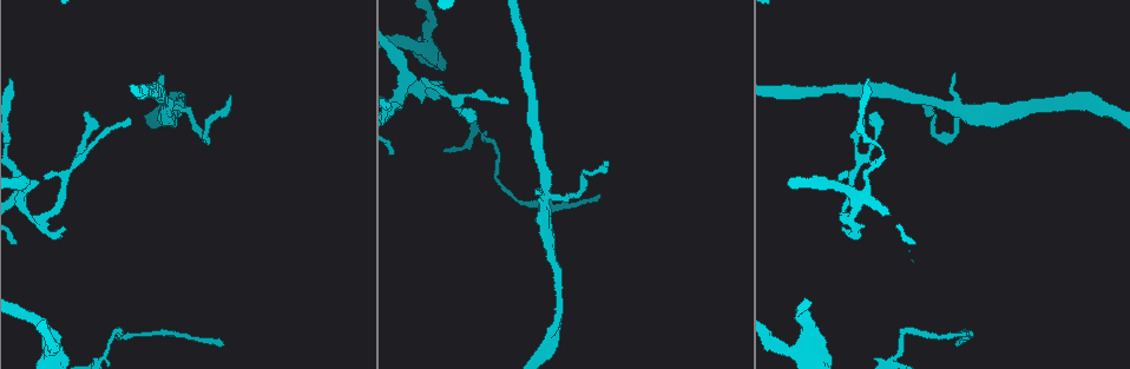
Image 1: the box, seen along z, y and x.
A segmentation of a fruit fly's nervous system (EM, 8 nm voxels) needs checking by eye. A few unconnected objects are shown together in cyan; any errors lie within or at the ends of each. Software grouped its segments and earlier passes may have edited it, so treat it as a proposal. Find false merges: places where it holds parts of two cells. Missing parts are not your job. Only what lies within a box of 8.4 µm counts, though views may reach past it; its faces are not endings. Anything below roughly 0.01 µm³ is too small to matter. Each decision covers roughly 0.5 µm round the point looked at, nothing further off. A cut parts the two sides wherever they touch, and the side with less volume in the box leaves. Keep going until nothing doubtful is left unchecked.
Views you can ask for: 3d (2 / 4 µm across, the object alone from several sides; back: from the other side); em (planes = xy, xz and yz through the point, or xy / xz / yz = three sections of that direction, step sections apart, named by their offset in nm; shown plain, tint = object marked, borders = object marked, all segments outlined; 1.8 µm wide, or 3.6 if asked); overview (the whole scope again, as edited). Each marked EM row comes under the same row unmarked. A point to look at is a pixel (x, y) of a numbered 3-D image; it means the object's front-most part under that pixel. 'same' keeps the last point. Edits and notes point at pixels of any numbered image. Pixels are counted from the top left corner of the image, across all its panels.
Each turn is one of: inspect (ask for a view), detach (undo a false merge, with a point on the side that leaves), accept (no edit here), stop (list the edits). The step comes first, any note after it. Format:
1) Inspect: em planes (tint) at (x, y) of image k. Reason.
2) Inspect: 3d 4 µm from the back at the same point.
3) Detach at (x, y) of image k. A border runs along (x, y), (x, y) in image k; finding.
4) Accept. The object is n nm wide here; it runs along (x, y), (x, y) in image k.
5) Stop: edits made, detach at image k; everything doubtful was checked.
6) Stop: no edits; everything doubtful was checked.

Inspect: 3d 2 µm at (857, 163) of image 1. A fork.

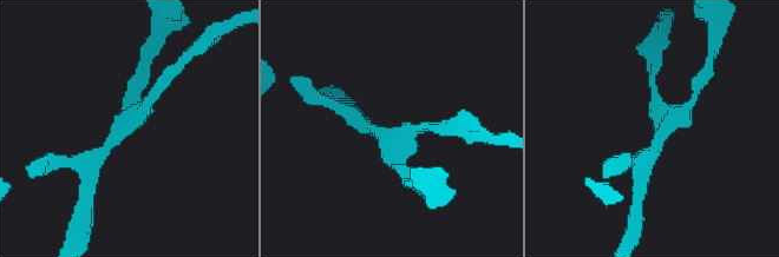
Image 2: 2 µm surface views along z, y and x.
Inspect: em xz step 16 (tint) at (388, 137) of image 2. Now the EM.

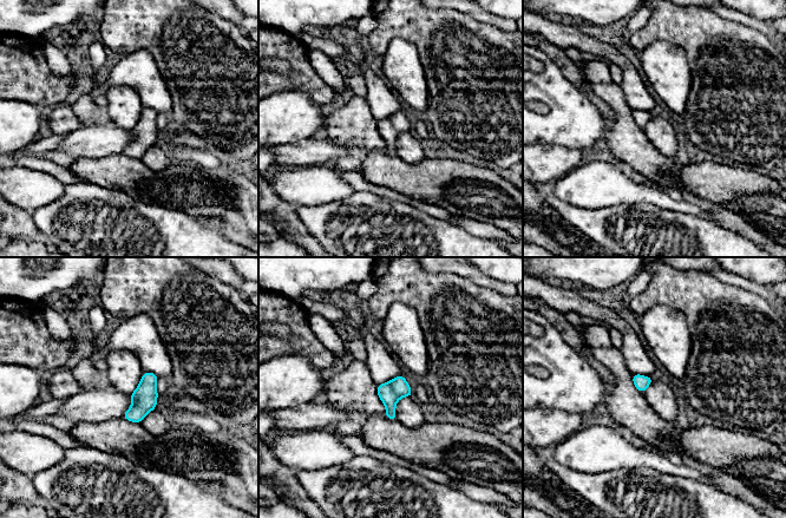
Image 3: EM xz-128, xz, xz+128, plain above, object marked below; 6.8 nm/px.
Inspect: em planes (borders) at the same point.

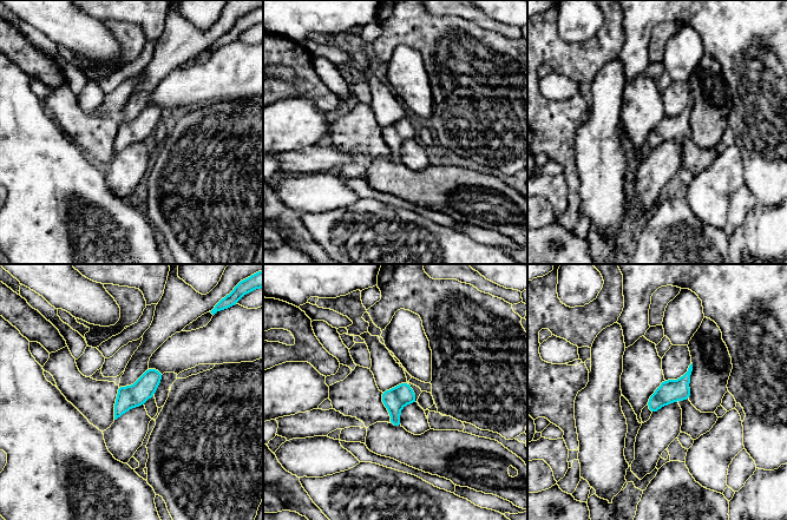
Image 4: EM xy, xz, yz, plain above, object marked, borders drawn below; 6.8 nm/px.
Accept. All the same cell.

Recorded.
Inspect: em xz step 4 (tint) at (48, 214) of image 1. Abrupt turn.

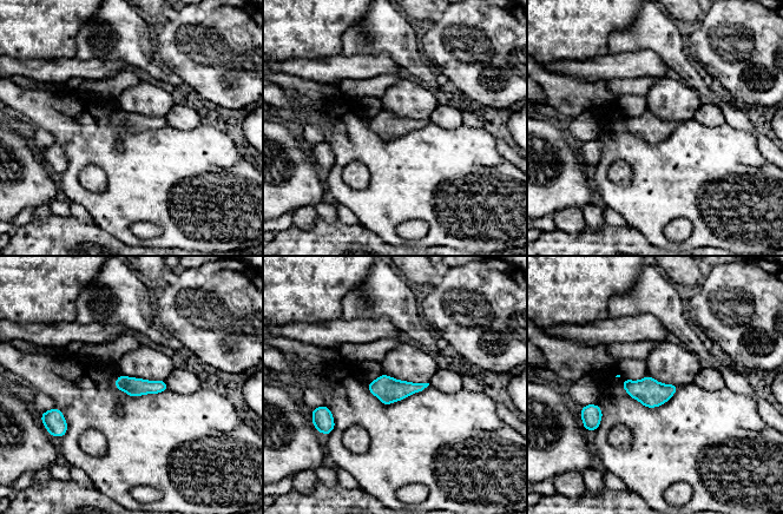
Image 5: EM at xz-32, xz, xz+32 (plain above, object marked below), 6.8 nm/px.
Inspect: em planes (tint) at the same point. Cut it another way.

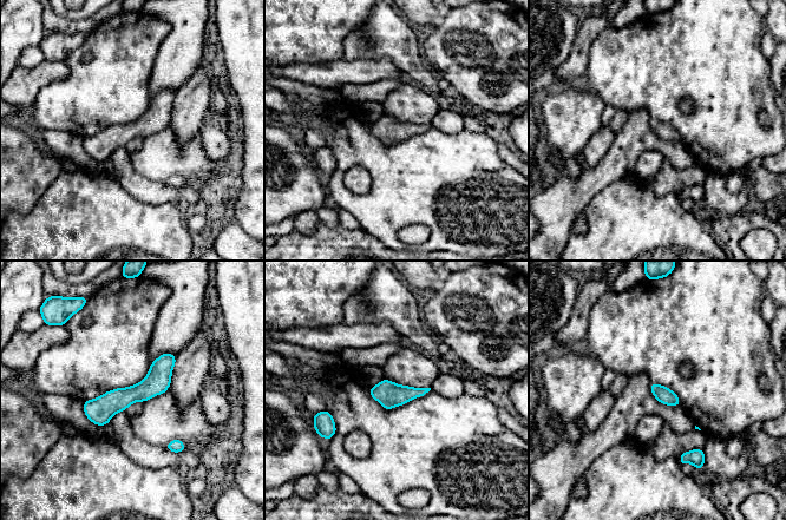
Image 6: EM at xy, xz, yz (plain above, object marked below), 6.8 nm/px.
Accept. Continuous, no second cell.

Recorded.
Inspect: em xz step 8 (tint) at (548, 197) of image 1. Three-way junction.

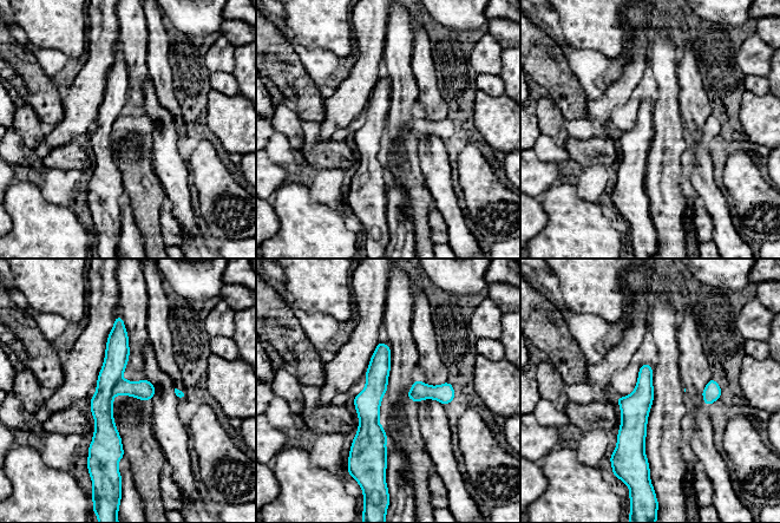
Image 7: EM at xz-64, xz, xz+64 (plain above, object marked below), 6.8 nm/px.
Inspect: em planes (tint) at the same point.

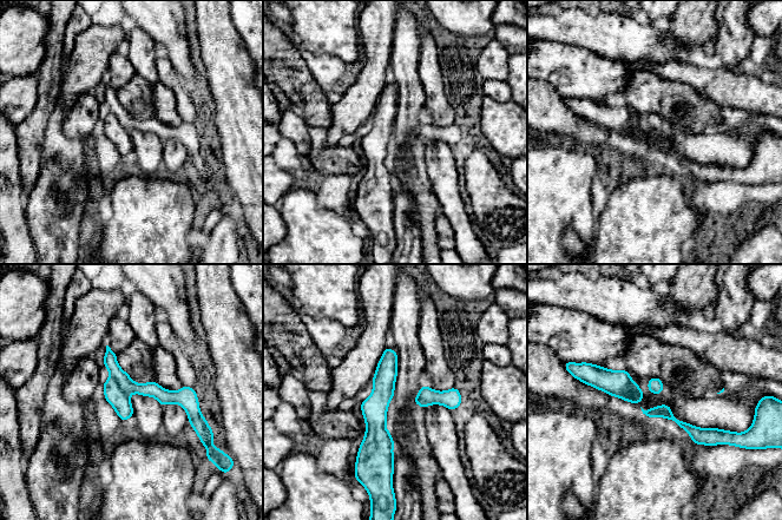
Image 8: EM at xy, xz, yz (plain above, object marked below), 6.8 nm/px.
Detach at (127, 386) of image 8. The object is 100 nm wide here; a border runs along (111, 376), (127, 395) in image 8; two cells meet here.

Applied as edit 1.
Stop: edits made, detach at image 8; everything doubtful was checked.

